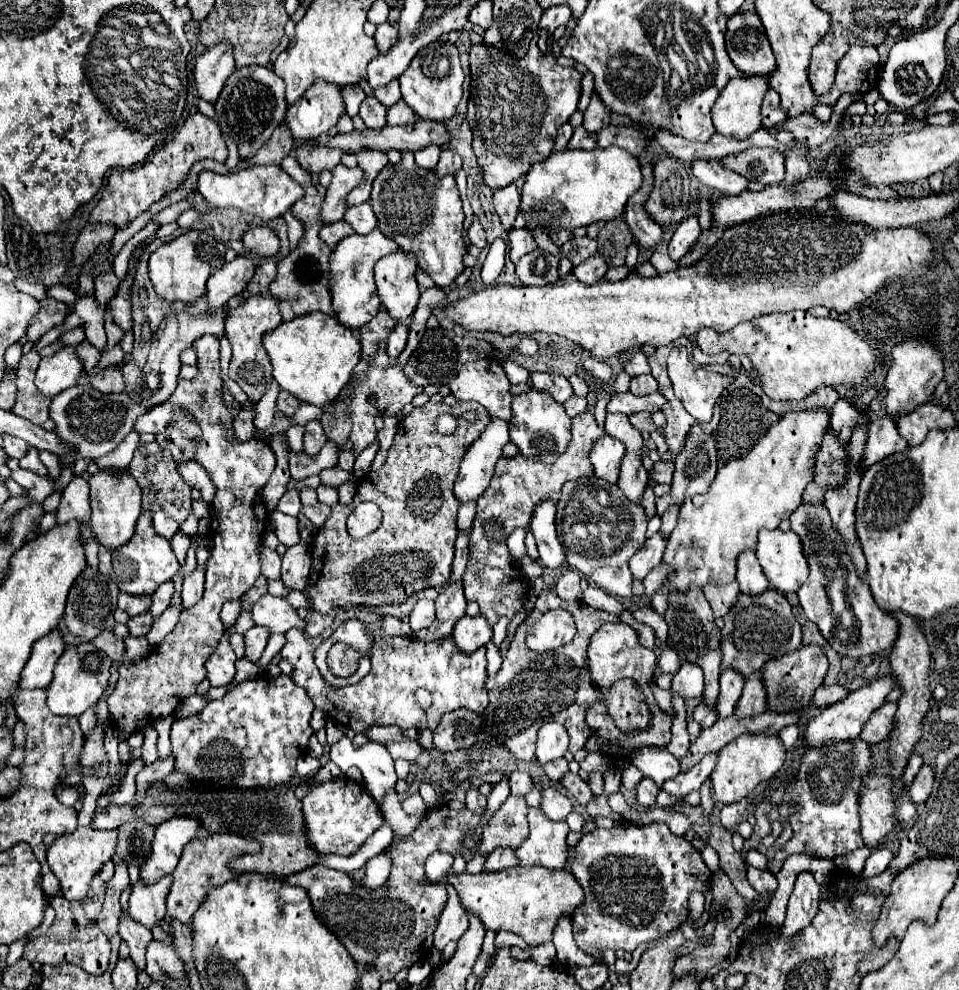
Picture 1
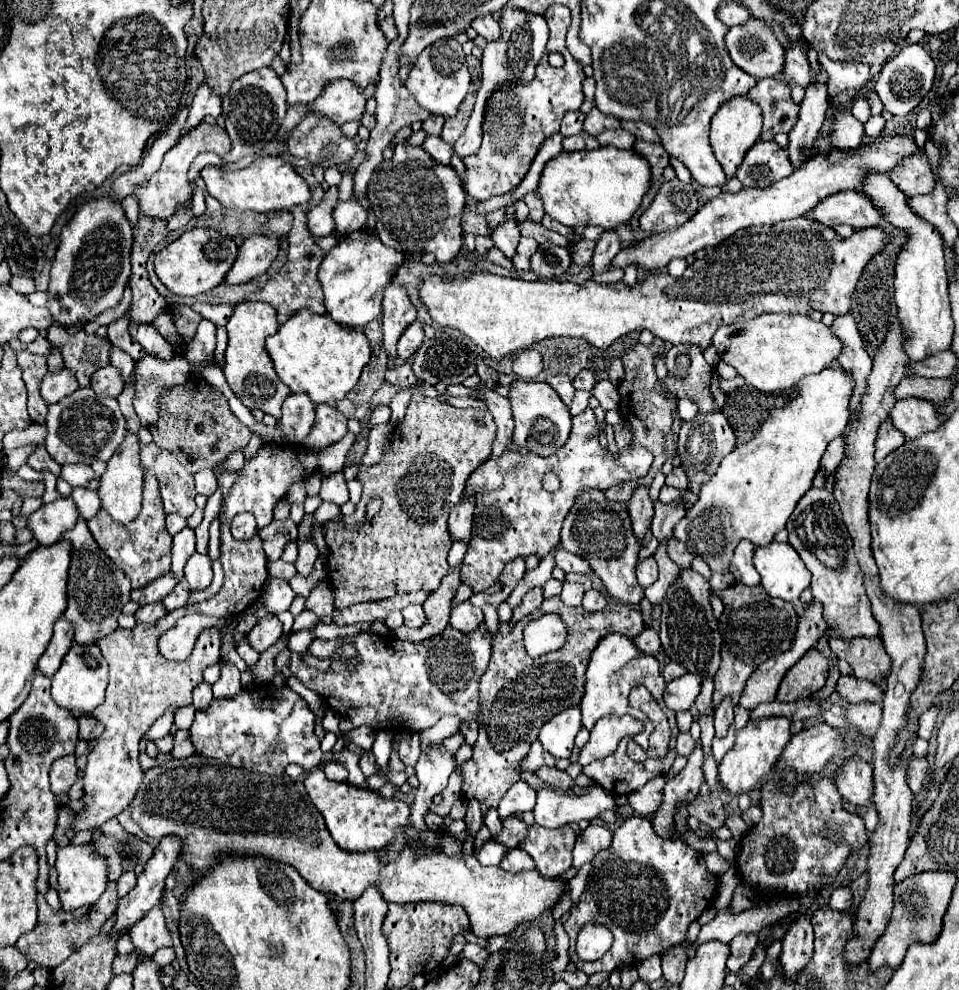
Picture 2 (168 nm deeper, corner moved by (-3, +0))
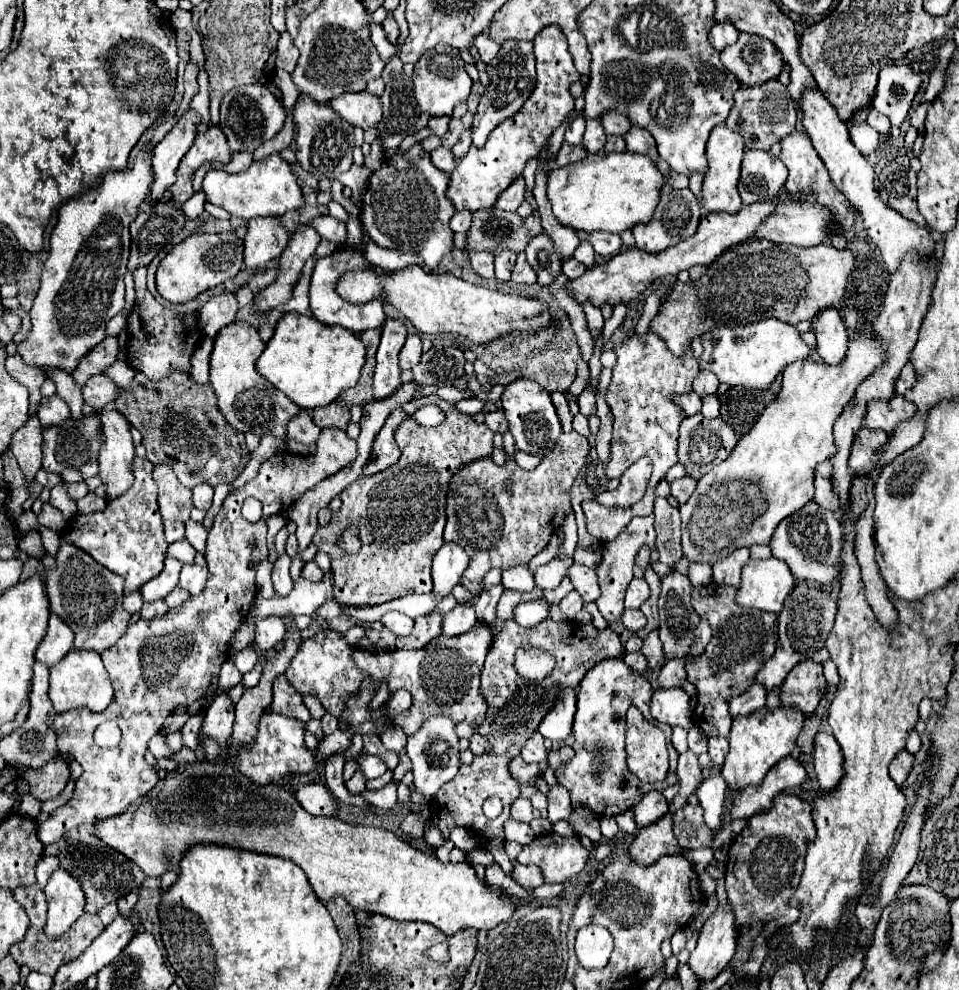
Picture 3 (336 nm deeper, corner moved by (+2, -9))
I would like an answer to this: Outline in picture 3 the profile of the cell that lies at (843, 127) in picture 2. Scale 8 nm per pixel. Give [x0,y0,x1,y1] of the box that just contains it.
[800,88,934,272]

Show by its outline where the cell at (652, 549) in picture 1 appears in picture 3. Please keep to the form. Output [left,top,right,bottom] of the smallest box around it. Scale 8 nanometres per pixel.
[626,578,650,608]

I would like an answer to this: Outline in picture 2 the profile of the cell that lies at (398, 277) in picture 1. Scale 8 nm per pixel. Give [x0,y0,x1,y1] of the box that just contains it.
[383,281,417,357]

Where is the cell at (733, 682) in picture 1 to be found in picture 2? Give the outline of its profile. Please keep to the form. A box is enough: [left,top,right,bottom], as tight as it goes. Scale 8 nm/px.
[715,697,735,737]

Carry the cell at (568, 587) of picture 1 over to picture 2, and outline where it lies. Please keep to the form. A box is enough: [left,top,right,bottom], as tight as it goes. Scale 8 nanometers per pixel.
[559,583,585,607]

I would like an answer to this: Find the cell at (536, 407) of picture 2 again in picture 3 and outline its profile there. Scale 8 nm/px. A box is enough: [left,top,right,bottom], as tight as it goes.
[502,378,562,456]

